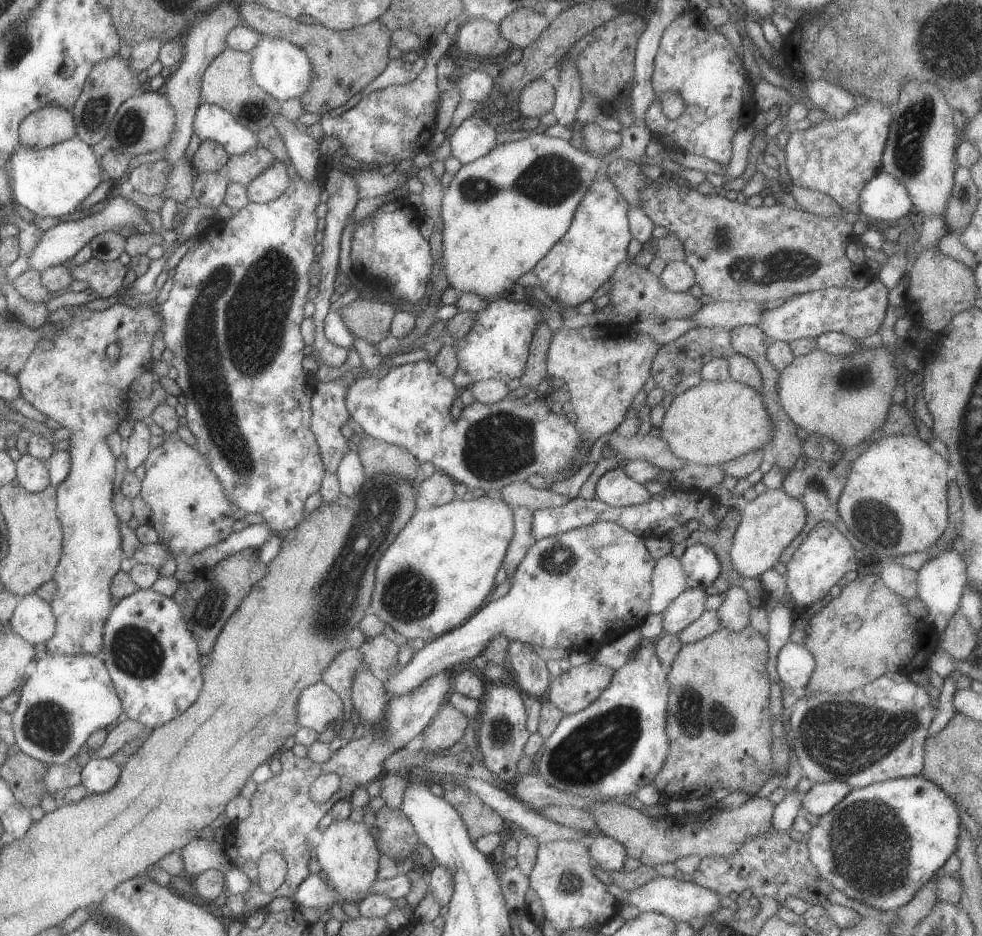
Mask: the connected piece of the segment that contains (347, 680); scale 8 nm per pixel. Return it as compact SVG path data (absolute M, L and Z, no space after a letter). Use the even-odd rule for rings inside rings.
M346 648L343 652L337 654L333 658L333 662L321 672L320 681L327 684L343 700L345 706L349 706L353 674L361 668L367 670L359 650L357 648Z

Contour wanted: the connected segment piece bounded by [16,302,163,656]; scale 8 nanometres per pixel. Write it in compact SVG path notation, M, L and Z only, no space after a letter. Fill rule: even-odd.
M119 302L102 311L90 311L73 305L69 308L69 324L57 330L51 338L51 350L44 351L38 346L29 354L23 368L16 374L20 395L37 413L59 422L59 426L69 430L68 452L71 466L67 478L56 486L56 512L62 530L61 558L55 567L52 581L57 590L50 602L55 632L44 642L49 654L77 656L89 654L96 656L103 644L102 630L105 618L111 610L111 578L119 571L119 562L125 556L121 550L119 519L112 509L113 480L115 478L115 457L111 454L105 438L117 430L119 422L127 417L129 384L143 372L150 371L151 340L156 332L162 332L163 320L153 313L150 302L130 307ZM113 342L119 348L118 356L110 361L105 348Z

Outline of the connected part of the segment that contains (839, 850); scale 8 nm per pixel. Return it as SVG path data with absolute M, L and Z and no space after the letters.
M922 776L887 779L861 788L850 789L847 796L845 796L843 800L839 800L827 814L818 816L817 824L809 828L809 832L805 834L805 844L807 844L809 860L811 860L811 864L815 866L815 870L819 872L819 876L821 876L823 880L827 880L835 890L842 892L849 900L855 900L855 902L861 902L861 904L865 904L865 906L877 908L877 910L881 910L881 912L887 912L887 910L893 912L896 908L909 902L909 900L915 896L915 893L929 881L937 871L940 871L945 861L956 849L957 834L959 834L959 828L961 828L958 815L959 805L957 805L953 798L947 796L939 786L930 780L924 779Z

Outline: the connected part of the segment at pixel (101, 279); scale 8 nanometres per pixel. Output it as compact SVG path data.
M91 257L87 262L74 265L69 260L65 260L61 266L69 272L72 280L83 280L87 282L88 291L97 294L97 298L108 298L115 296L115 292L123 286L123 277L125 276L125 265L118 260L113 262L99 262Z

